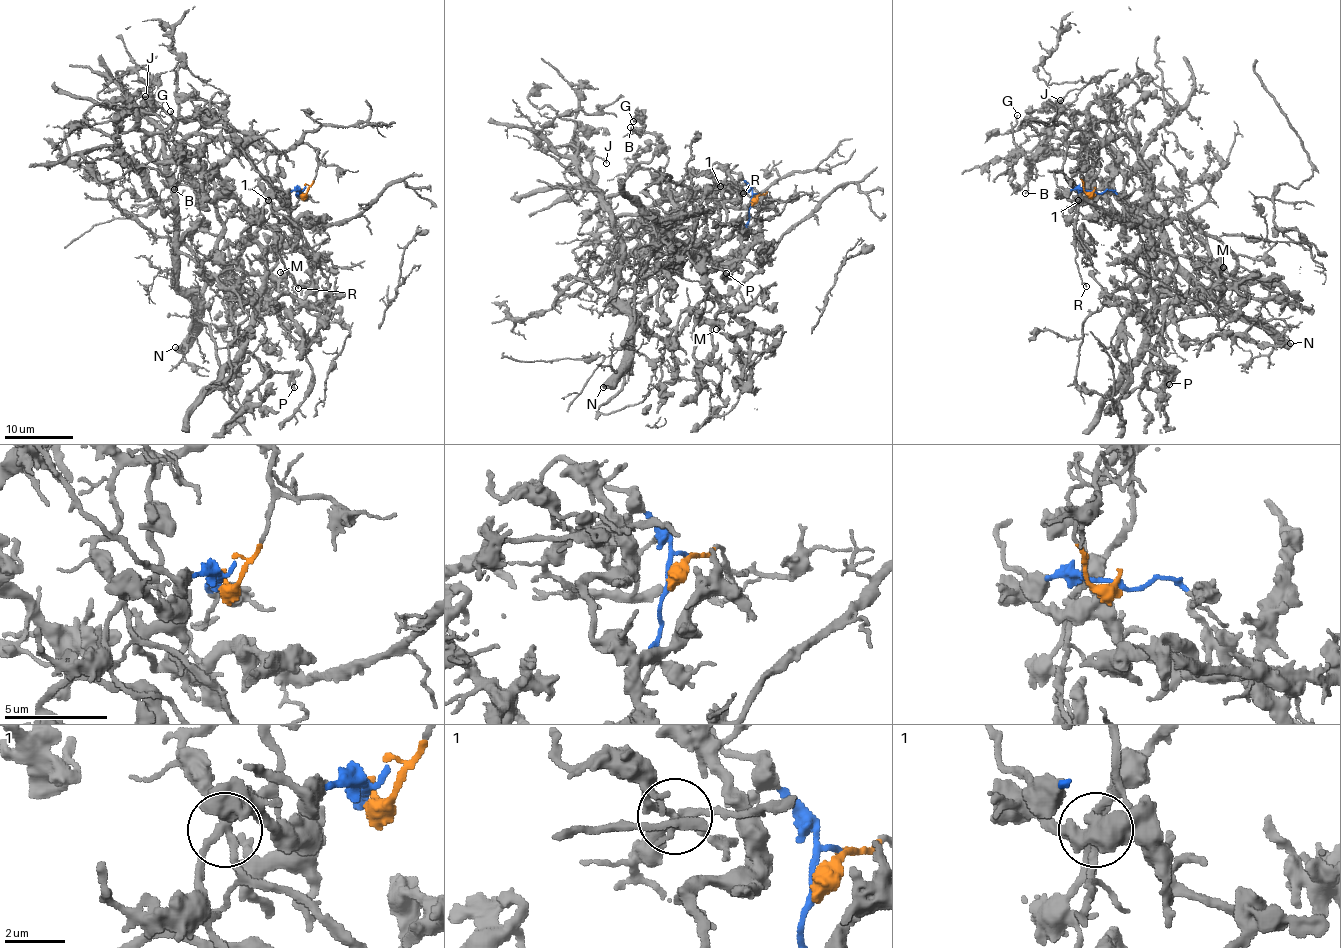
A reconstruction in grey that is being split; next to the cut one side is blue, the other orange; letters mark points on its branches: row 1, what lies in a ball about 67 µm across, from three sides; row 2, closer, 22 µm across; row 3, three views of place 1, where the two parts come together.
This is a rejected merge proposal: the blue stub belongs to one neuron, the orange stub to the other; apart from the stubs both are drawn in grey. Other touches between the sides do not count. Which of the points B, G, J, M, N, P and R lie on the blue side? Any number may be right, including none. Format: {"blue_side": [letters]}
{"blue_side": ["B", "G", "J", "R"]}

